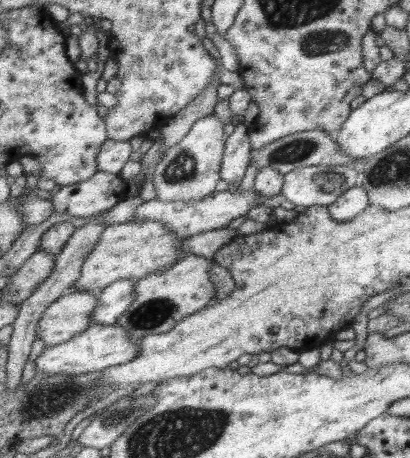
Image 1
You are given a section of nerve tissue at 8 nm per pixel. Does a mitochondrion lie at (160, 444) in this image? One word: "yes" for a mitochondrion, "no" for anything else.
yes

